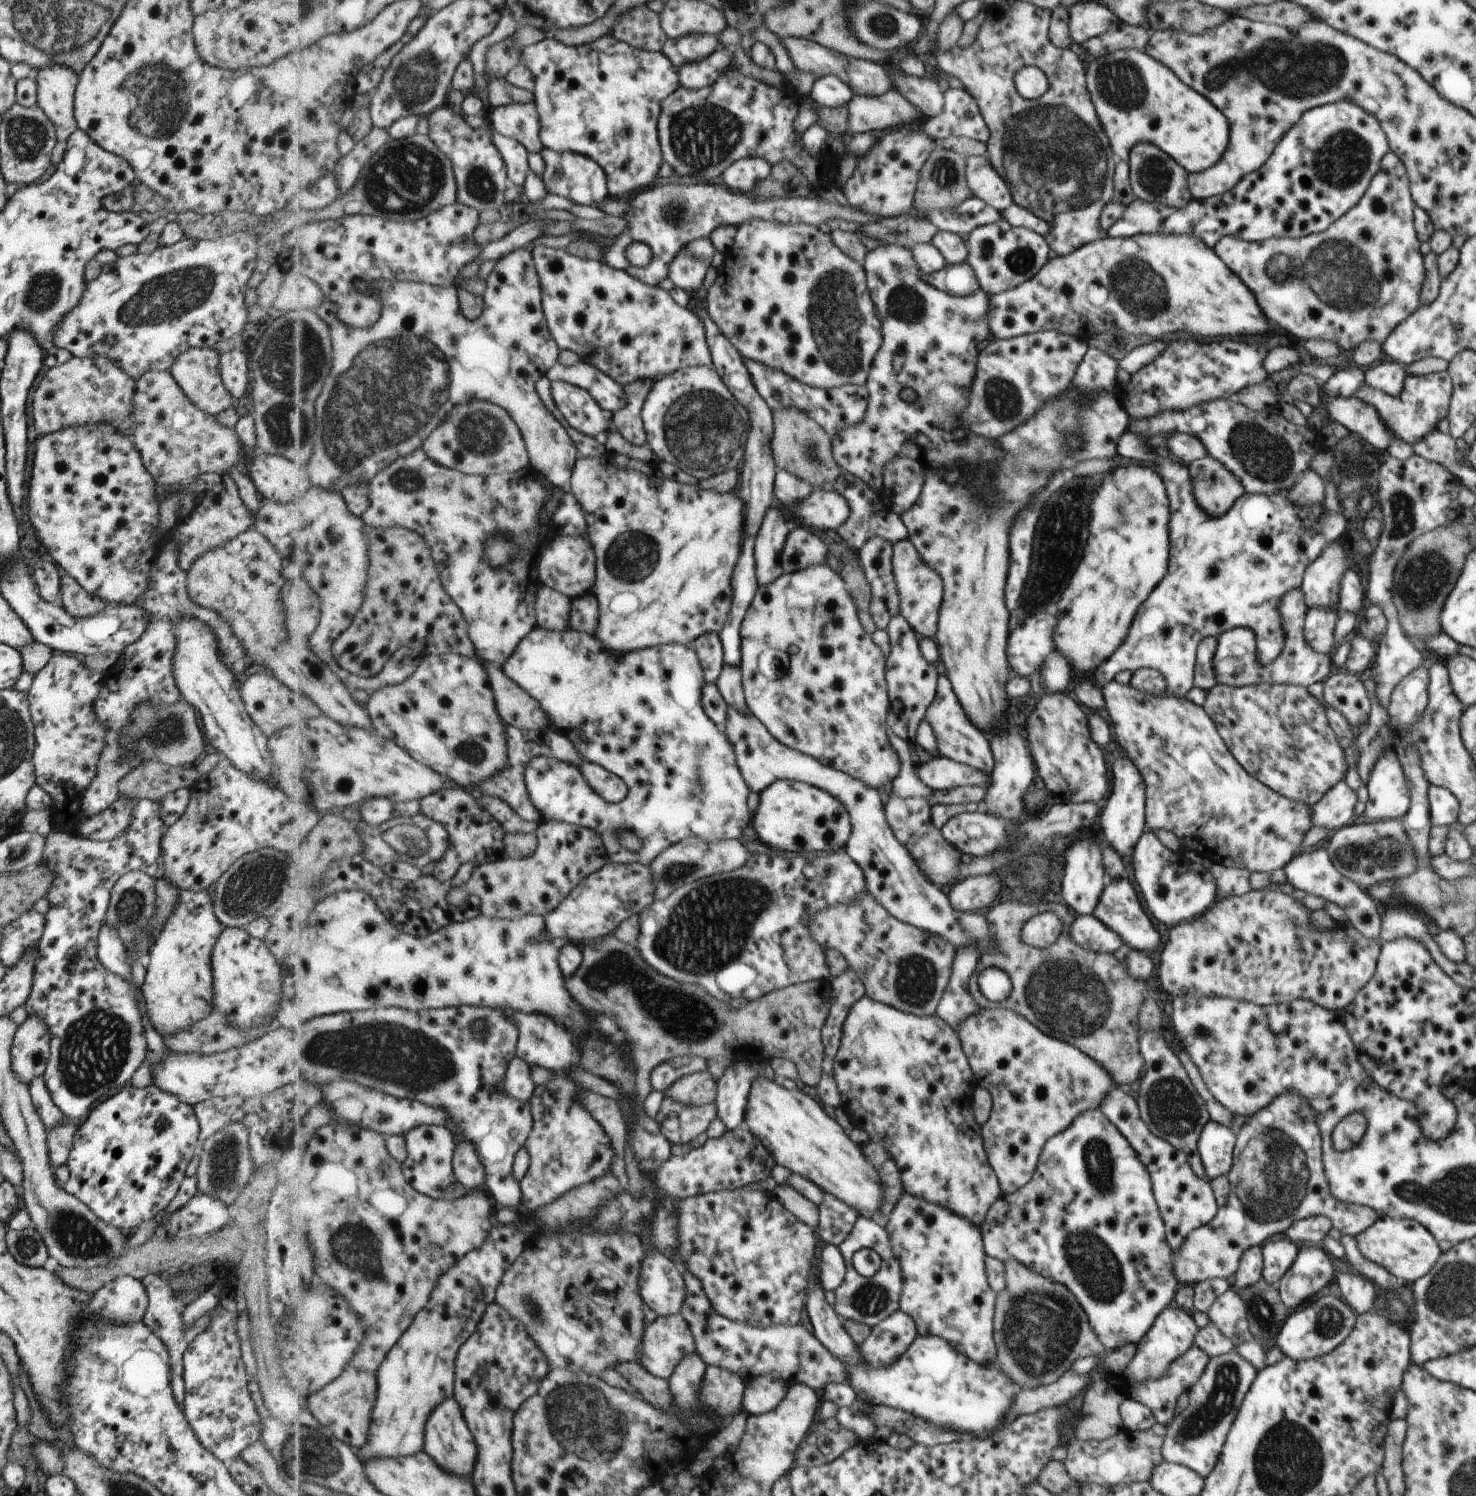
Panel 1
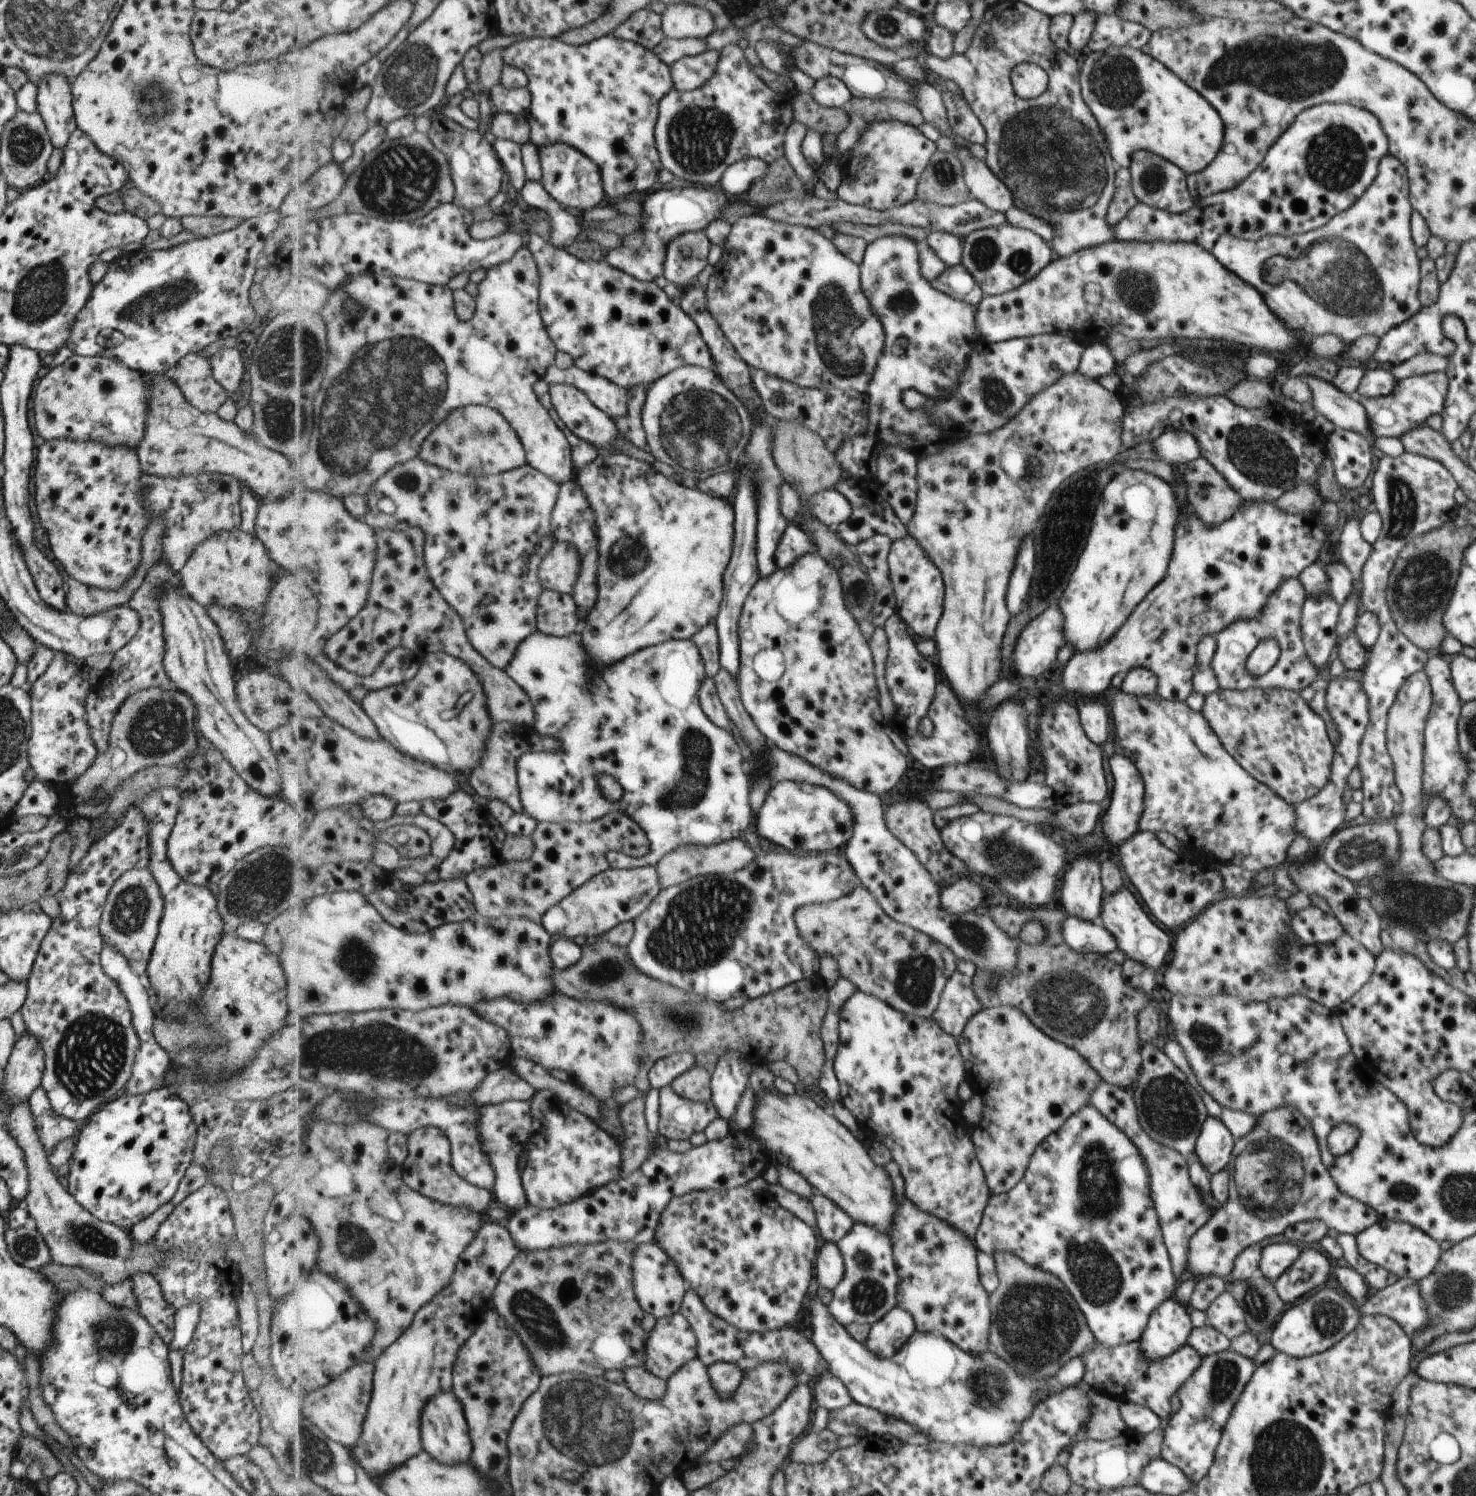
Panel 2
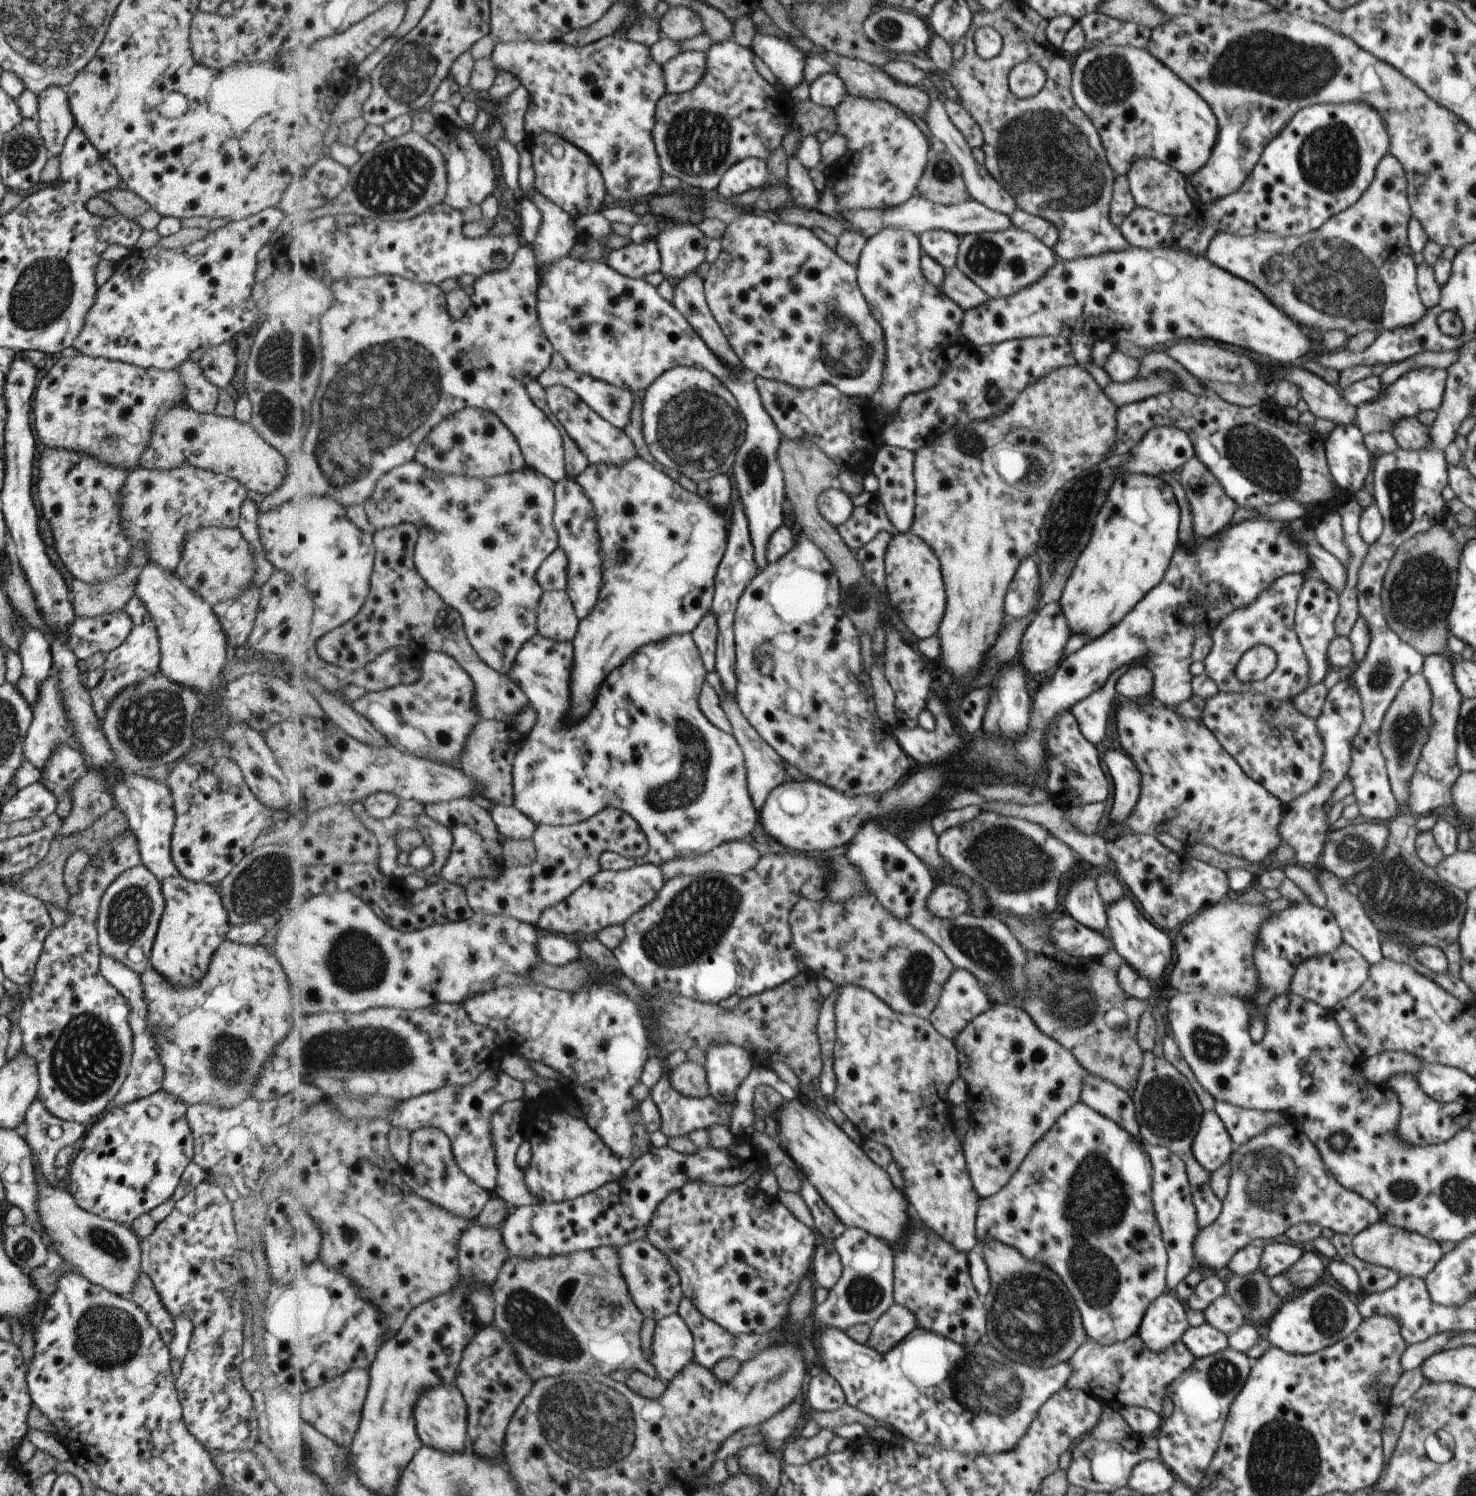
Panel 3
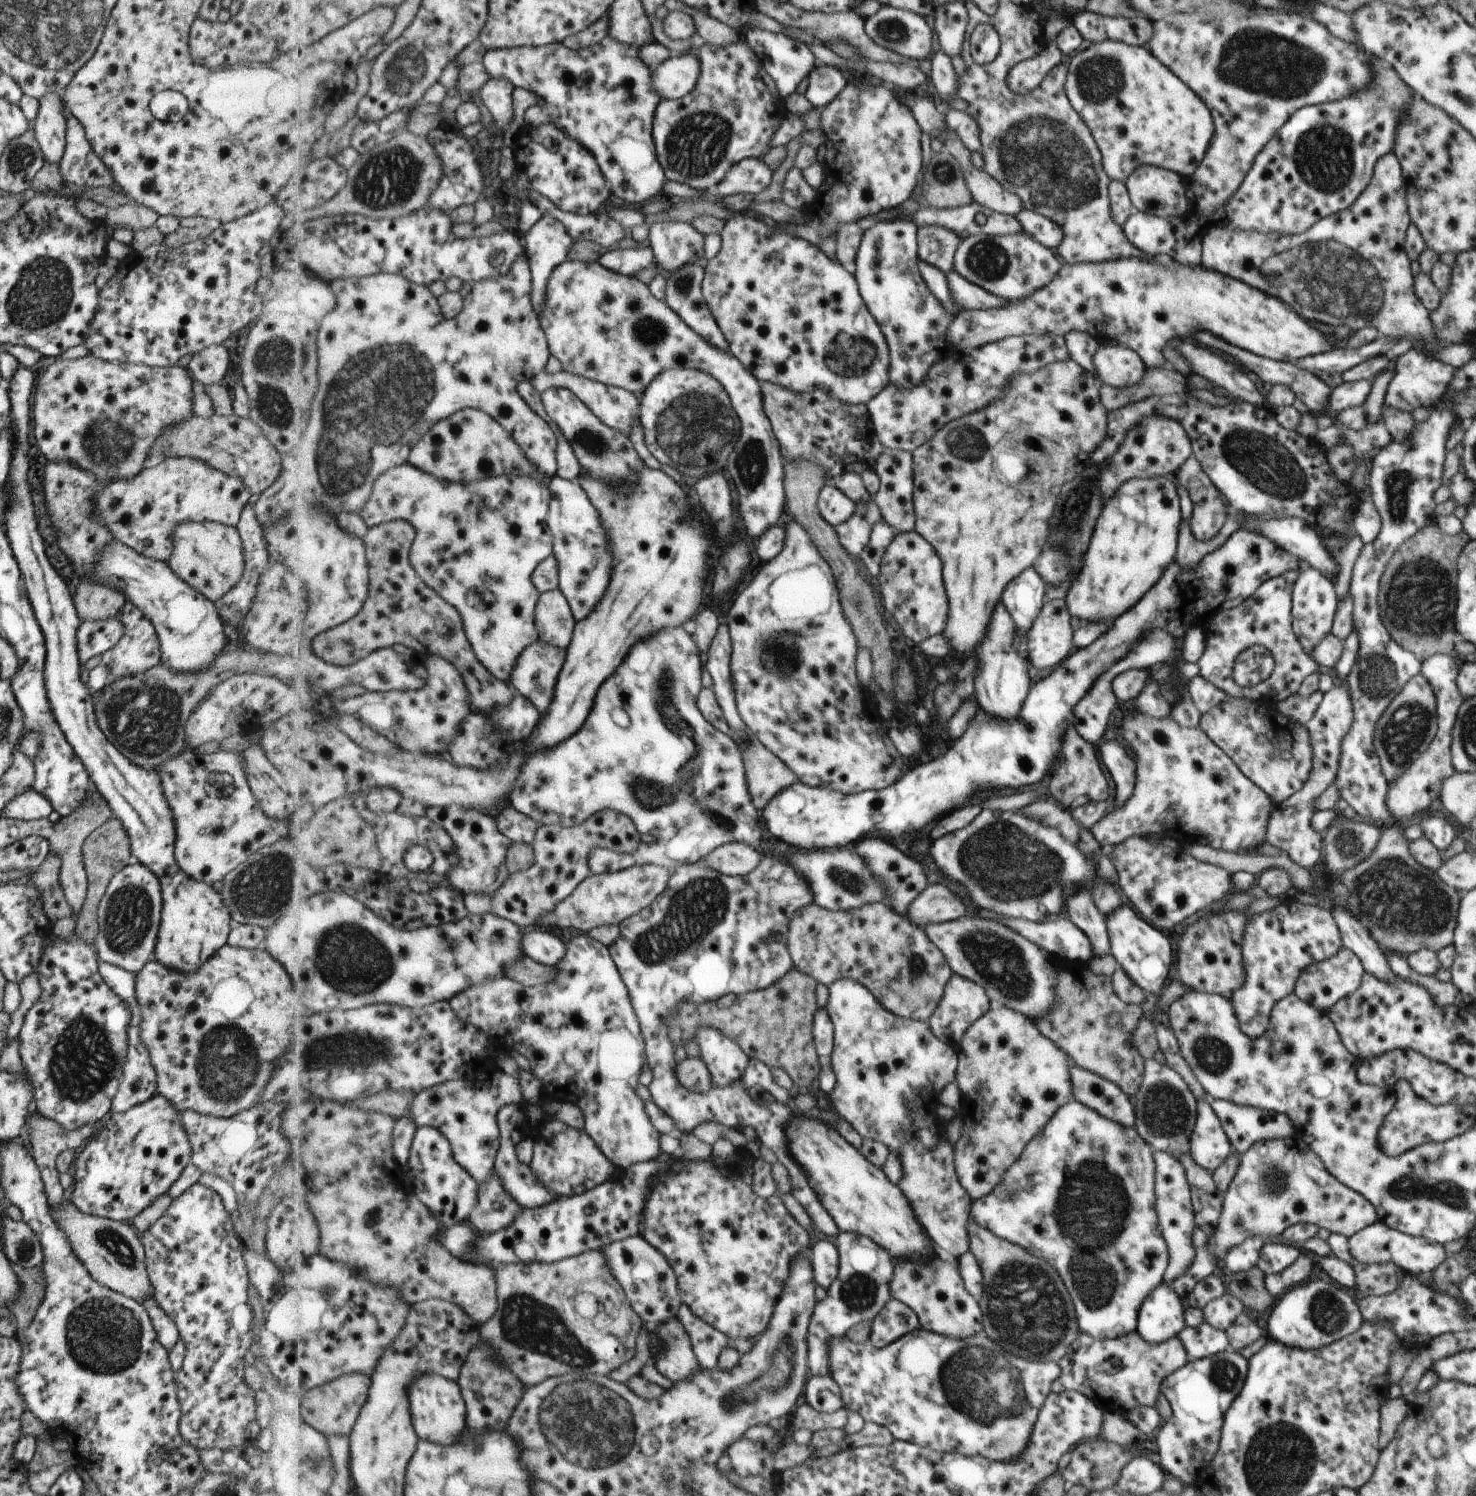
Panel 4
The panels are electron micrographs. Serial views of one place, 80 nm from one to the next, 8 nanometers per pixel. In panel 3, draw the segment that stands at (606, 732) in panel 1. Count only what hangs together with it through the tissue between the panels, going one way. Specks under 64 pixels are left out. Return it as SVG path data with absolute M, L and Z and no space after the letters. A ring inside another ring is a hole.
M538 632L521 648L519 654L516 656L516 663L508 674L517 684L520 684L520 687L526 692L532 704L527 711L520 713L515 719L511 719L511 722L523 734L529 734L531 728L533 728L527 748L523 748L519 752L519 756L517 756L517 760L515 760L514 806L521 812L524 812L525 816L534 820L538 825L571 826L572 824L593 818L595 815L600 814L601 810L605 810L605 808L621 808L623 812L627 812L633 818L637 818L636 821L641 825L645 836L647 836L647 840L650 842L649 852L644 857L638 859L630 859L621 856L619 853L605 852L600 860L602 870L624 871L631 867L644 864L654 864L661 867L663 863L668 863L669 860L680 856L700 855L731 841L746 840L751 832L753 832L753 828L757 826L757 820L760 820L760 813L754 805L748 788L745 754L743 754L737 738L733 734L727 734L724 730L717 728L700 709L699 697L705 684L705 676L707 676L708 669L705 666L701 649L698 648L693 635L691 633L673 635L666 640L641 647L635 655L629 656L619 668L611 672L603 681L595 698L593 708L580 721L568 723L570 711L572 710L572 674L575 662L576 652L574 651L573 641L561 642L547 638ZM619 712L623 712L623 716L629 714L629 720L625 720L629 724L623 724L619 720Z

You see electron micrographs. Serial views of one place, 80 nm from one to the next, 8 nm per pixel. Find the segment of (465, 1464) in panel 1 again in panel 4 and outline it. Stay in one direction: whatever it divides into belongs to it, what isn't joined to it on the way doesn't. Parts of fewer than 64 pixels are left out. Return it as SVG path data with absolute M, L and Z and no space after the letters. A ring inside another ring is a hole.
M425 1373L412 1384L409 1398L412 1421L421 1439L455 1445L458 1436L461 1437L467 1431L468 1405L458 1381L449 1380L437 1373Z

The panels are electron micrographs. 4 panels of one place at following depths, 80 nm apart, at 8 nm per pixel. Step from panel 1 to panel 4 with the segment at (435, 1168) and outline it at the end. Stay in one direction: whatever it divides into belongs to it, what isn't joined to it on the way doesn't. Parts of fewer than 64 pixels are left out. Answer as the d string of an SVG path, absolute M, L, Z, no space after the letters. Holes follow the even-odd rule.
M417 1128L410 1150L410 1159L404 1169L406 1170L408 1184L416 1196L419 1197L431 1209L431 1212L441 1222L444 1222L447 1227L452 1227L467 1221L470 1218L471 1211L479 1204L480 1192L478 1186L480 1184L457 1162L450 1140L438 1128Z

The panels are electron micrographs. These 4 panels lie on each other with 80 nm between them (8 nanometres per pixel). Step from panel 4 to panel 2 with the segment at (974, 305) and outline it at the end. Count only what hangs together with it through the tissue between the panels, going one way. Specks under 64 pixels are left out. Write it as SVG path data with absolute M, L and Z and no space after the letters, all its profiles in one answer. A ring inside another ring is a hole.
M960 262L954 267L947 267L935 280L932 280L931 282L933 286L941 292L969 304L977 305L983 296L982 290L976 285L970 272Z

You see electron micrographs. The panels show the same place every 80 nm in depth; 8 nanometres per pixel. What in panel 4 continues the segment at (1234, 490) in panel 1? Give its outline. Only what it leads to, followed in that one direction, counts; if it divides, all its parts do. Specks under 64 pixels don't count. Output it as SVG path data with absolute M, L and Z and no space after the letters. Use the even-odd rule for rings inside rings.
M1192 452L1178 470L1177 484L1187 491L1192 504L1189 522L1191 534L1197 540L1209 540L1219 532L1227 518L1226 499L1202 471Z

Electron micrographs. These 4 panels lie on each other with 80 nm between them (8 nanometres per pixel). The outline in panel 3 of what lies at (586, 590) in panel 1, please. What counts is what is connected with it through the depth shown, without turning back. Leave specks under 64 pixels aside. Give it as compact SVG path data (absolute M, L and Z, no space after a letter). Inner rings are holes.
M557 547L545 559L537 580L545 591L565 591L568 587L570 560L563 547Z

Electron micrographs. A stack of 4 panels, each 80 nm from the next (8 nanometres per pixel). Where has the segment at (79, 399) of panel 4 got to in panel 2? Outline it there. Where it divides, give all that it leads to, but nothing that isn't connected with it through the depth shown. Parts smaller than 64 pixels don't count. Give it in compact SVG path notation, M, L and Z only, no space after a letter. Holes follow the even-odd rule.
M69 356L37 380L37 388L33 392L35 432L44 441L93 439L105 443L106 447L125 445L135 451L144 434L148 384L152 376L102 356Z

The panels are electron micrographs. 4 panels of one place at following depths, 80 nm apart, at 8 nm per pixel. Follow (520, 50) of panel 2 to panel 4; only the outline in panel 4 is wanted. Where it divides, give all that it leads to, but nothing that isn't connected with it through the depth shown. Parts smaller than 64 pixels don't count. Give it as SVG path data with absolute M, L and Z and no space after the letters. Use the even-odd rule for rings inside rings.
M607 35L599 44L582 49L572 49L565 43L555 43L544 47L522 46L487 50L484 63L491 79L504 78L516 87L525 87L537 93L542 101L533 105L526 113L524 122L538 127L553 123L568 135L577 139L597 159L612 194L629 202L643 204L655 198L663 190L668 180L665 169L660 163L654 123L656 110L663 100L661 93L654 87L652 68L641 58L642 47L620 43Z

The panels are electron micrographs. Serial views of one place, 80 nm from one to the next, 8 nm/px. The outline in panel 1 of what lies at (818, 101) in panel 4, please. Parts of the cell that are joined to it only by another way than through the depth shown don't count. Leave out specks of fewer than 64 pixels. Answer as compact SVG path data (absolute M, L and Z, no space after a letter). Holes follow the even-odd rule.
M837 75L821 77L812 88L811 98L821 107L840 107L848 105L853 100L853 89Z

